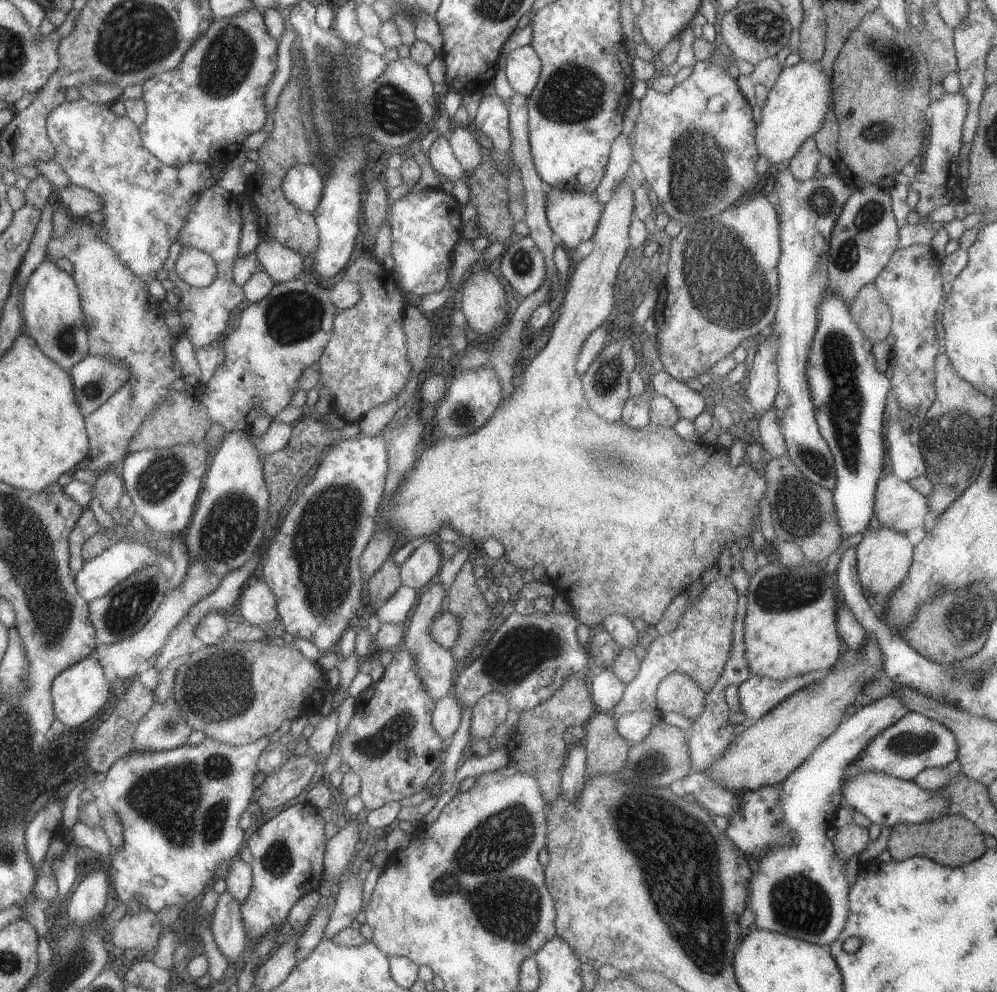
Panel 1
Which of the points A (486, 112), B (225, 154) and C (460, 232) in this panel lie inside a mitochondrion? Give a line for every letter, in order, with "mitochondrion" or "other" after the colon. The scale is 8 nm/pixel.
A: other
B: other
C: other

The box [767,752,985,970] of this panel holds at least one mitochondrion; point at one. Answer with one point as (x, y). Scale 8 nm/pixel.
(798, 903)

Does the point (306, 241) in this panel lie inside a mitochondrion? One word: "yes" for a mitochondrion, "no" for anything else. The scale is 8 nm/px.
no

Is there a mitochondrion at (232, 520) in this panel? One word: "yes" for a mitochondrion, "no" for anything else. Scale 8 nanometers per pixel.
yes

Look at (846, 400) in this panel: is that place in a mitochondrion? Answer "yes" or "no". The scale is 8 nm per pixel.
yes

